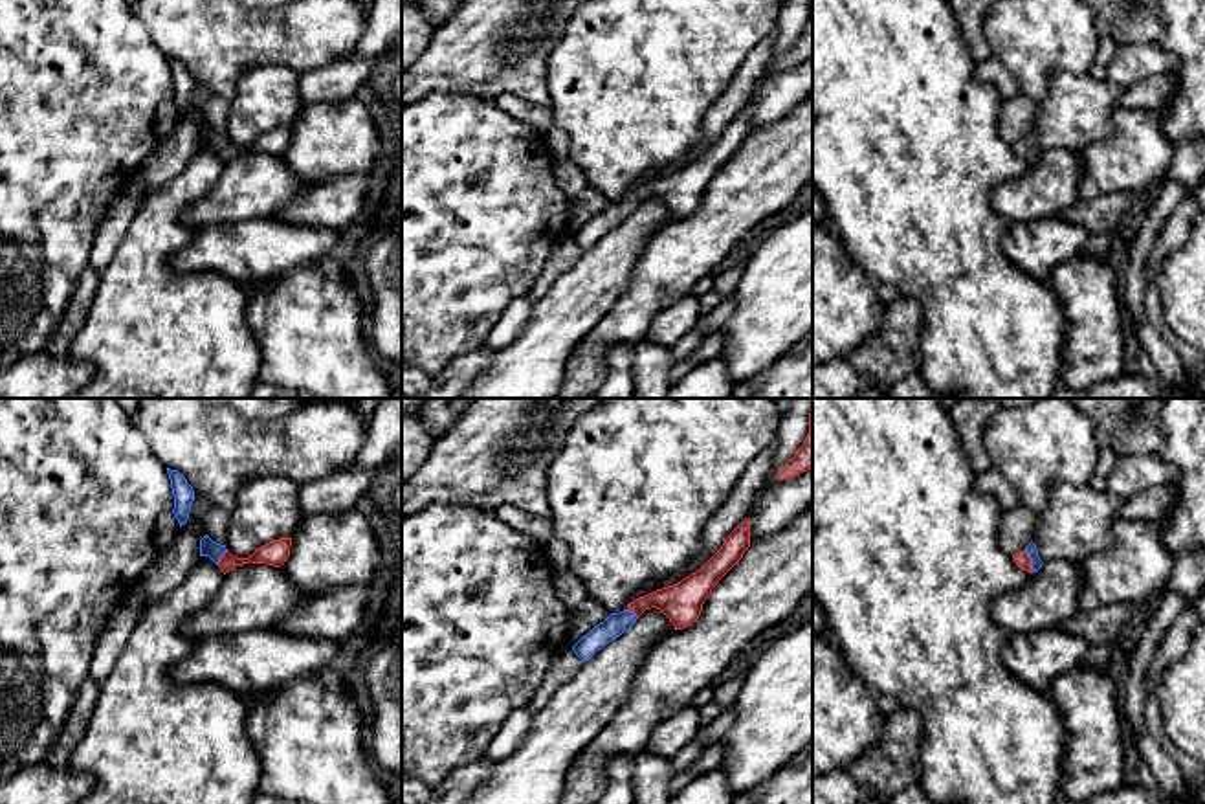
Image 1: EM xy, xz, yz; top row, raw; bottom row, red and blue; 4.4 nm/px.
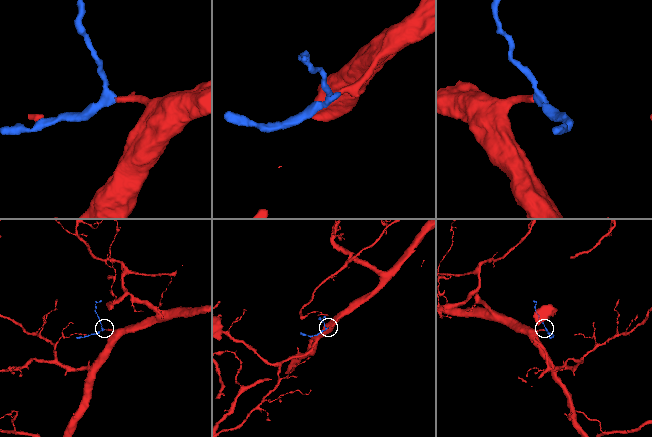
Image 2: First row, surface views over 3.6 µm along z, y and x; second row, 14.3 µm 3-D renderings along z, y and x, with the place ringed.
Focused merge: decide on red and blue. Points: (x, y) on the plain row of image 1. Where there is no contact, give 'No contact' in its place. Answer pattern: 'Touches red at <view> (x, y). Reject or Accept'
Touches red at yz (1029, 149). Accept

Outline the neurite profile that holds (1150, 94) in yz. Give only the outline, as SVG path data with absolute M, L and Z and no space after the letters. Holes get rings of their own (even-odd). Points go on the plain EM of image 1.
M1165 75L1148 77L1133 83L1121 94L1121 106L1130 110L1159 112L1170 99L1176 83Z

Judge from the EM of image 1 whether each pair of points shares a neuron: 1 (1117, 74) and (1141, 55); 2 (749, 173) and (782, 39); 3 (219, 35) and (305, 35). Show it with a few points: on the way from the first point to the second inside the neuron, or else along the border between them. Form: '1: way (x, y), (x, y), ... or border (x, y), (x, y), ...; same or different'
1: way (1123, 70), (1136, 61); same
2: border (793, 107), (773, 125), (751, 134); different
3: way (241, 37), (283, 39); same

